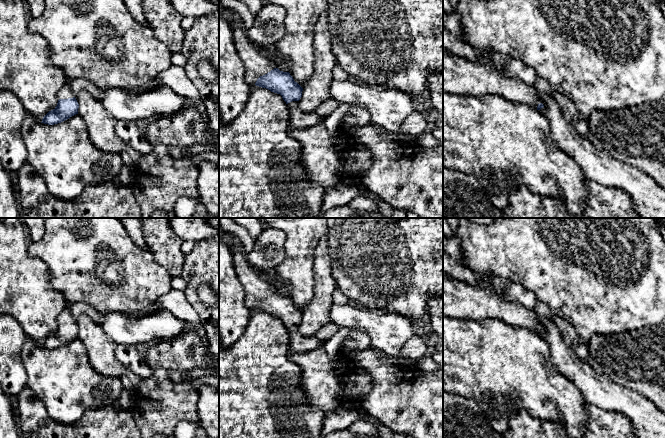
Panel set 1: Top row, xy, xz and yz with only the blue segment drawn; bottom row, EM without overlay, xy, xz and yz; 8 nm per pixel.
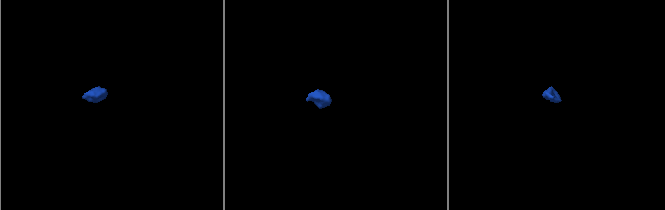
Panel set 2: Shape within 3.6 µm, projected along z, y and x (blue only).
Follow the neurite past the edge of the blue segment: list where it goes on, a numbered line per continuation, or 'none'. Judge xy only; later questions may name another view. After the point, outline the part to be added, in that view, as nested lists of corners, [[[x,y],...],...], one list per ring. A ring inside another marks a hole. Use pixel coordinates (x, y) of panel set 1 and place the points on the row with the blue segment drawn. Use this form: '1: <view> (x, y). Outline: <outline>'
1: xy (65, 93). Outline: [[[65,84],[62,87],[62,89],[59,91],[58,97],[59,97],[59,99],[73,98],[74,97],[74,93],[70,89],[70,87],[67,84]]]

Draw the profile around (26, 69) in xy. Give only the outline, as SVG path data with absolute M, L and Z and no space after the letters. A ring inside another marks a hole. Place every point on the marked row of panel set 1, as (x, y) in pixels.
M0 0L0 91L8 90L15 94L28 116L42 122L43 117L57 106L58 93L67 79L64 72L53 64L45 38L28 31L27 10L25 0Z

